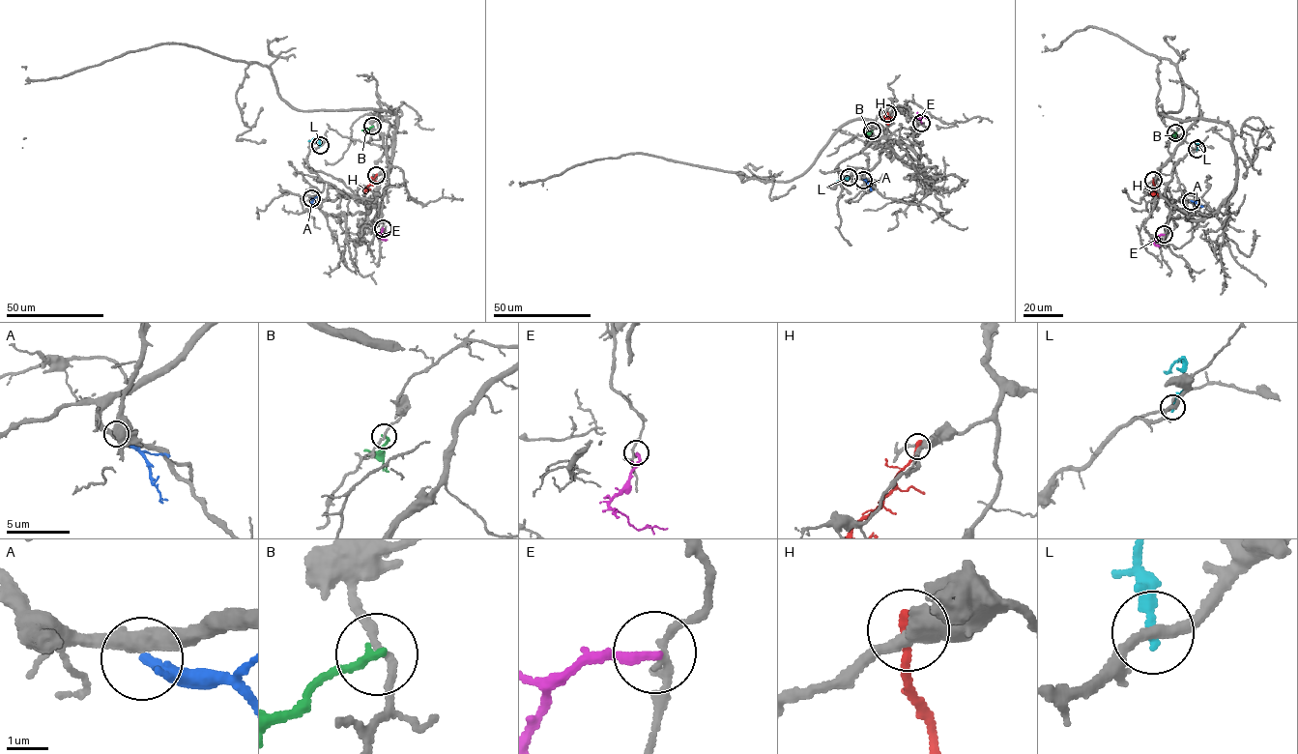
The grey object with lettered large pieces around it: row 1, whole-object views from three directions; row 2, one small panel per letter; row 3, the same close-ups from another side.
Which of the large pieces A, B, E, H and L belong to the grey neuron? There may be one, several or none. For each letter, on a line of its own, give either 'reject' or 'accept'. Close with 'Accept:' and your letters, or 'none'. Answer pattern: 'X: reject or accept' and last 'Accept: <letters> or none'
A: reject
B: reject
E: reject
H: reject
L: reject
Accept: none

